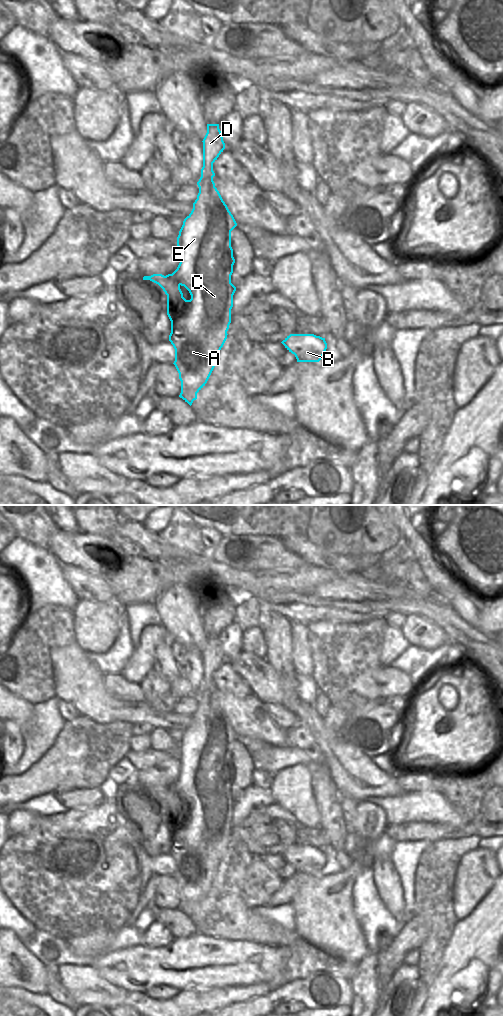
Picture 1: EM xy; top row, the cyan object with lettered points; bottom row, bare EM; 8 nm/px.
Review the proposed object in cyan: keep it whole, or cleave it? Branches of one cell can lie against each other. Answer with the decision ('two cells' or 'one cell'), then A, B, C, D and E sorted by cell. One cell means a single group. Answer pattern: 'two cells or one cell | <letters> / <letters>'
two cells | A C D E / B

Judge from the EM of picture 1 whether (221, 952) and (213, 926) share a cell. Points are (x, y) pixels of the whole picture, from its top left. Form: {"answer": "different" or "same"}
{"answer": "different"}

